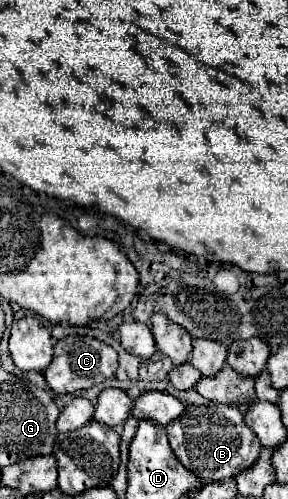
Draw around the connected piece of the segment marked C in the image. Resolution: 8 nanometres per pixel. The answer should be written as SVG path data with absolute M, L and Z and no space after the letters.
M73 334L55 342L53 362L49 364L49 370L45 370L43 376L53 392L73 394L79 390L87 390L95 384L101 384L103 380L115 376L115 370L117 370L117 352L109 344L91 336Z

